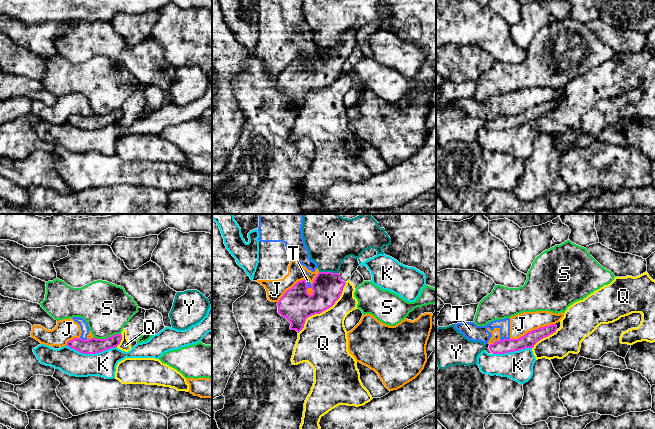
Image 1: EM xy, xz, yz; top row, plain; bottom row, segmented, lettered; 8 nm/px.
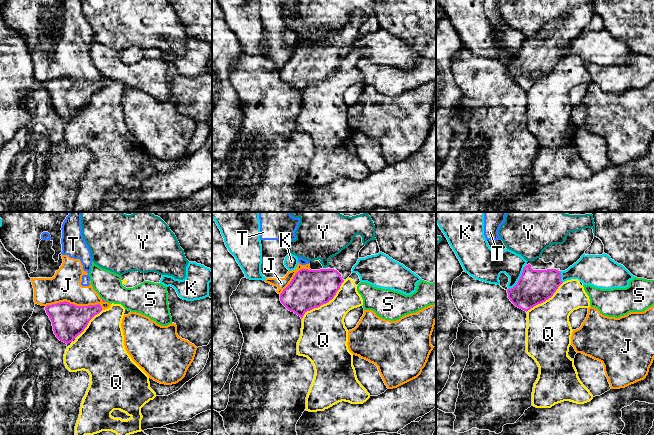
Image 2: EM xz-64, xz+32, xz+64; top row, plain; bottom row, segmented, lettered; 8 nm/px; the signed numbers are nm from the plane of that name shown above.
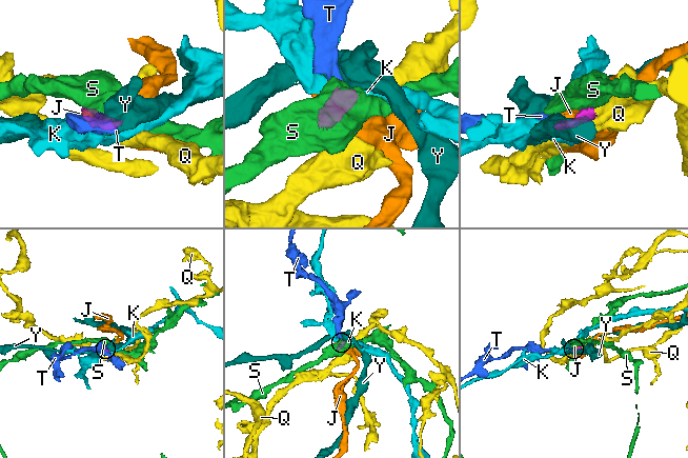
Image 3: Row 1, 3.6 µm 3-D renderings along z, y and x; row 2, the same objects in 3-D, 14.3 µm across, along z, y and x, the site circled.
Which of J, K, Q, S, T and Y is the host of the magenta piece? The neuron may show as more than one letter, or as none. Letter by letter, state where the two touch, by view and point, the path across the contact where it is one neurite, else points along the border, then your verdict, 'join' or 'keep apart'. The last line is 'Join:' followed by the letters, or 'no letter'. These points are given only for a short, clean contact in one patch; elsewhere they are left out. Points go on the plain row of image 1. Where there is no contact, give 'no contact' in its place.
J: meets magenta in yz at (532, 106); keep apart
K: meets magenta in xy at (91, 129); keep apart
Q: meets magenta in xz at (323, 86); keep apart
S: meets magenta in xy at (106, 114); keep apart
T: meets magenta in yz at (504, 115); border along yz (509, 114), (500, 116); keep apart
Y: meets magenta in xz at (329, 48); border along xz (319, 47), (338, 49); keep apart
Join: no letter

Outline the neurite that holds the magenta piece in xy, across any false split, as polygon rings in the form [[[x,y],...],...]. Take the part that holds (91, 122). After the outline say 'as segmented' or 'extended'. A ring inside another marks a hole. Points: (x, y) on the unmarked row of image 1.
[[[115,110],[106,115],[91,114],[83,116],[80,114],[74,114],[67,118],[67,122],[83,130],[96,130],[117,123],[121,116],[121,110]]]; as segmented

